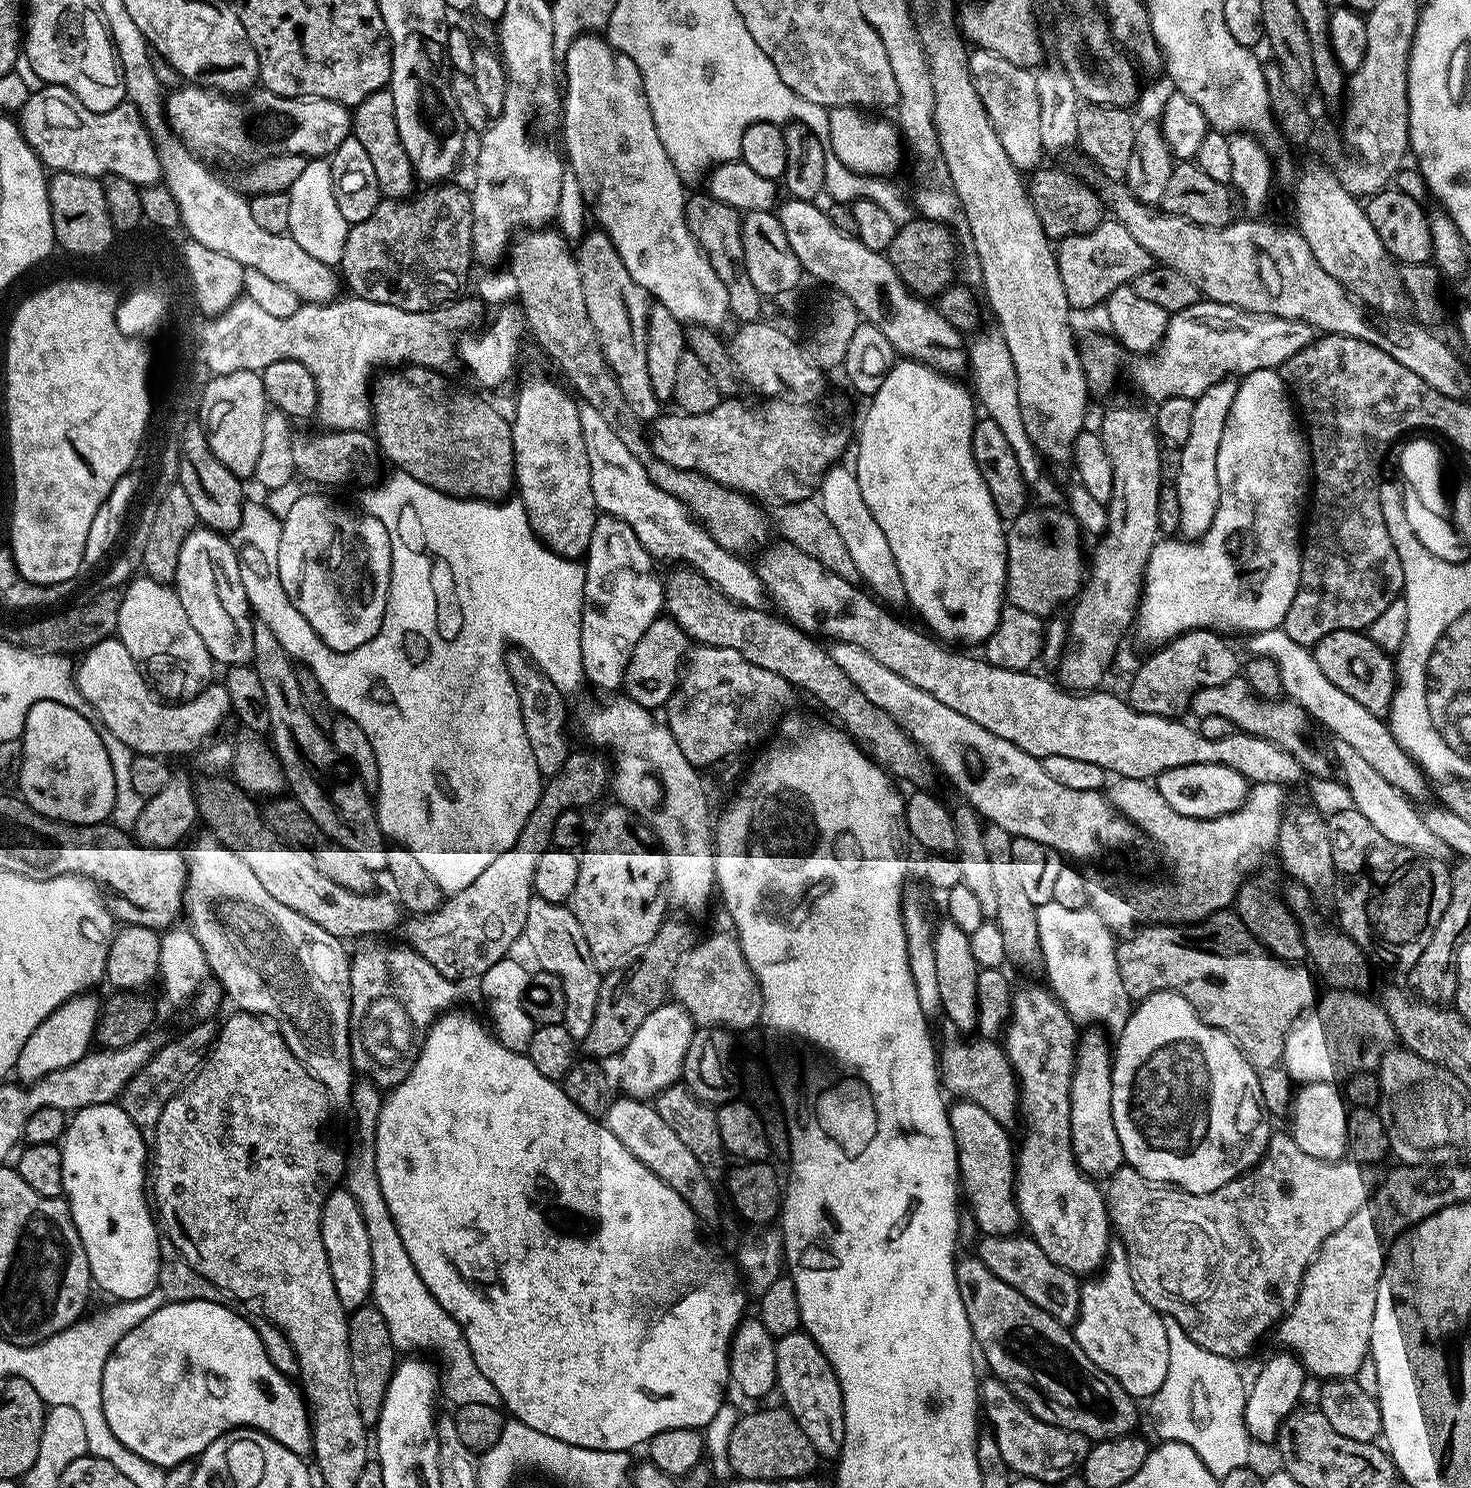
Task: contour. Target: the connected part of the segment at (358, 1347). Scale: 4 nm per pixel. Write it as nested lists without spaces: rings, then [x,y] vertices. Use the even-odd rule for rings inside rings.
[[[375,1306],[355,1309],[349,1315],[348,1345],[352,1351],[352,1373],[354,1390],[358,1398],[358,1410],[362,1414],[362,1422],[374,1426],[382,1414],[382,1402],[386,1398],[392,1372],[398,1363],[398,1349],[390,1338],[386,1318],[382,1318],[382,1314]]]

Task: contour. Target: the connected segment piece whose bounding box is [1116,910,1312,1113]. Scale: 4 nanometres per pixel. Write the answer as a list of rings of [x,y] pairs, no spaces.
[[[1232,910],[1216,912],[1195,924],[1147,923],[1123,939],[1116,946],[1116,961],[1118,974],[1122,974],[1122,986],[1126,986],[1130,999],[1139,1002],[1155,992],[1176,992],[1186,998],[1201,1020],[1228,1033],[1255,1066],[1265,1109],[1269,1113],[1287,1113],[1294,1099],[1294,1084],[1282,1067],[1284,1036],[1292,1020],[1306,1008],[1304,988],[1310,987],[1312,980],[1303,968],[1305,965],[1272,955]]]

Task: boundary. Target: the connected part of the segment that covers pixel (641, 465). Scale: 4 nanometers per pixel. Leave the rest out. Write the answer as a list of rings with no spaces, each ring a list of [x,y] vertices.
[[[581,403],[579,409],[586,454],[590,458],[590,486],[594,486],[597,509],[603,515],[626,522],[626,526],[638,534],[638,542],[642,542],[653,561],[680,560],[676,562],[700,573],[732,603],[740,604],[743,608],[763,609],[766,593],[755,567],[751,563],[748,565],[744,561],[747,559],[737,553],[718,546],[707,530],[693,520],[691,512],[682,502],[678,502],[678,498],[658,487],[648,476],[645,461],[628,449],[626,442],[622,442],[610,422],[606,422],[606,418],[602,418],[594,406]]]

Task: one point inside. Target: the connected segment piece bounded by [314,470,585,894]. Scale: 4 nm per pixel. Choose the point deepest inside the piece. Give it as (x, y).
(457, 781)

